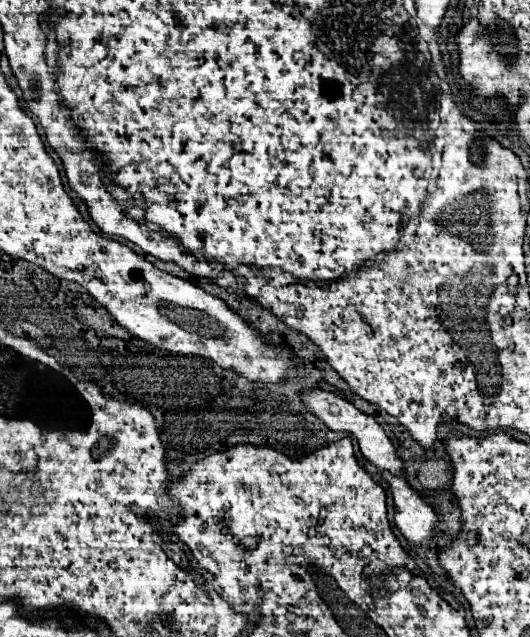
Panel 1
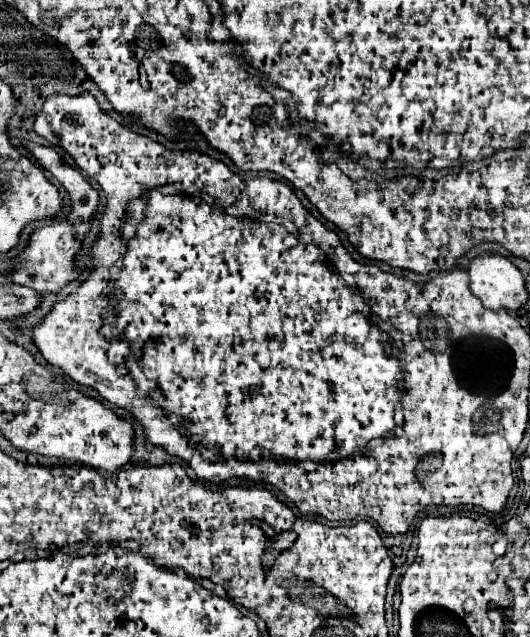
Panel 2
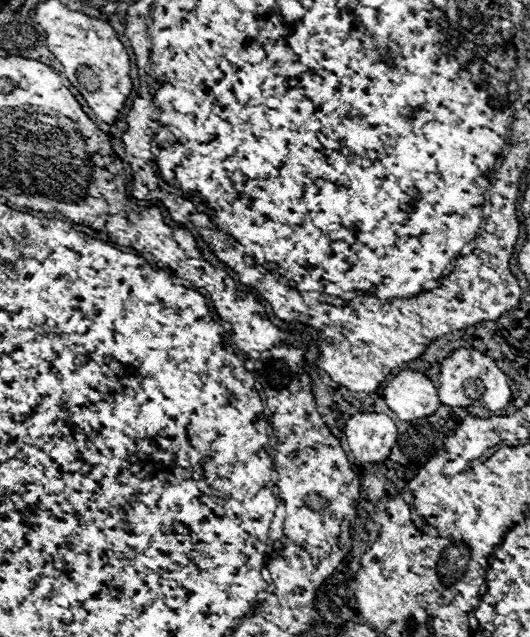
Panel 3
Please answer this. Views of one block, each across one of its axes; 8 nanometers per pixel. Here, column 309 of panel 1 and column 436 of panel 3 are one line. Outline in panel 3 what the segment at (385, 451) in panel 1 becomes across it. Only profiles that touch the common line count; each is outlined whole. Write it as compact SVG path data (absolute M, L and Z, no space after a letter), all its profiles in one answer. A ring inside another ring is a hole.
M402 370L382 390L384 402L396 412L400 420L416 420L434 414L440 400L438 390L424 374L416 370Z

